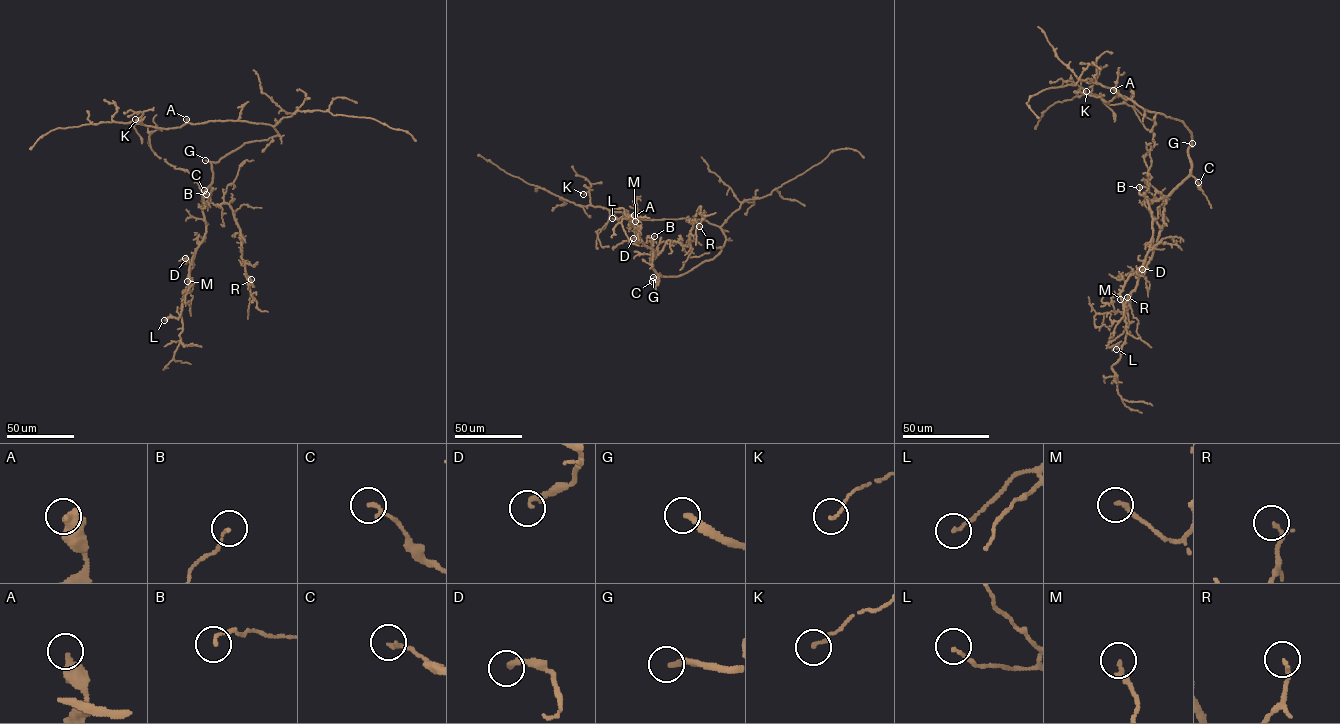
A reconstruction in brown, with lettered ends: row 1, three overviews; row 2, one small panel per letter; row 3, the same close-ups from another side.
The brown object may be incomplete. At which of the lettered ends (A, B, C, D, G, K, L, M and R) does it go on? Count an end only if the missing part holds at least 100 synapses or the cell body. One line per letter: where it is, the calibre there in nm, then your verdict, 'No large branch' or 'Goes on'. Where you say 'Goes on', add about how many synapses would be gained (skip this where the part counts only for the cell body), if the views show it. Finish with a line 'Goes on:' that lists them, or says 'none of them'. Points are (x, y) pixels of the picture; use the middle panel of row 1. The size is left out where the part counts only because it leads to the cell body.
A: Place: (634, 215). Thickness 400 nm. No large branch
B: Place: (654, 236). Thickness 130 nm. No large branch
C: Place: (652, 281). Thickness 180 nm. No large branch
D: Place: (633, 238). Thickness 220 nm. No large branch
G: Place: (653, 277). Thickness 240 nm. Goes on
K: Place: (583, 194). Thickness 120 nm. No large branch
L: Place: (612, 218). Thickness 120 nm. No large branch
M: Place: (635, 221). Thickness 200 nm. No large branch
R: Place: (699, 226). Thickness 170 nm. No large branch
Goes on: G

